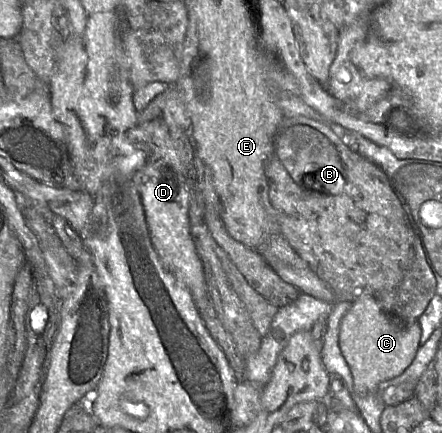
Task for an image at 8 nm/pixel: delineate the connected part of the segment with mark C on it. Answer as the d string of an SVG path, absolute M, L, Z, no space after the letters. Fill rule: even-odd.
M363 296L352 303L340 322L339 347L353 376L354 392L358 395L375 393L379 386L404 372L419 348L421 328L418 322L404 323L385 312L376 296Z

